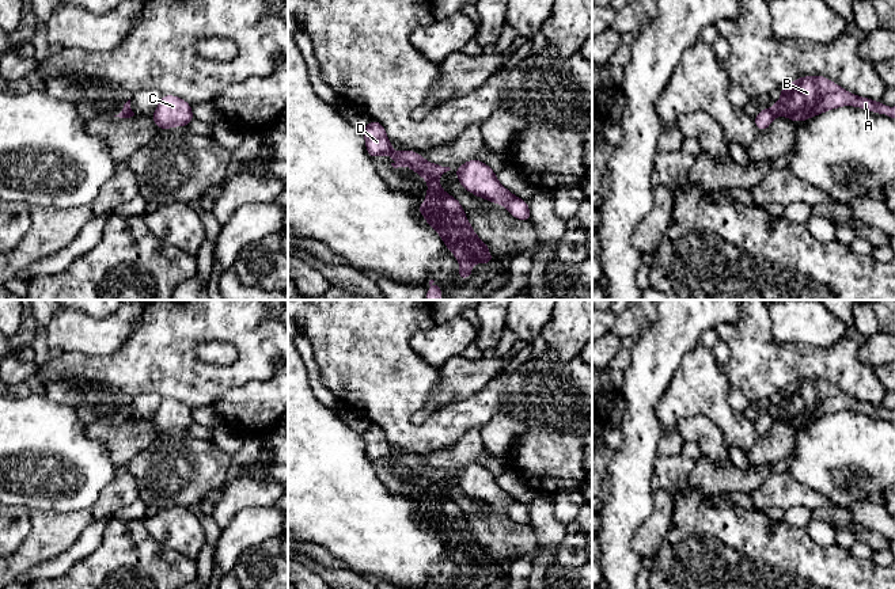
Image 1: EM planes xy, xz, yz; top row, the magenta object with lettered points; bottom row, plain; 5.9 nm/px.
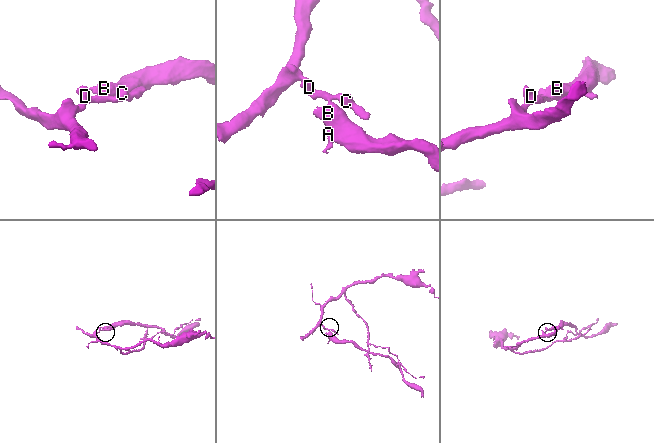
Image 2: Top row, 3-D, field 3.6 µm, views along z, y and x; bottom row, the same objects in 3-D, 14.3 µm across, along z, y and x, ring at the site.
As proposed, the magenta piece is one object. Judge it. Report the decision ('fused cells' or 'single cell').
fused cells

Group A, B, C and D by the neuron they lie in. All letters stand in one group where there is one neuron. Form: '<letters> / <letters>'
A B / C D

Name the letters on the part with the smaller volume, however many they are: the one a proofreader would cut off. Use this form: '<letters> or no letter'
A, B

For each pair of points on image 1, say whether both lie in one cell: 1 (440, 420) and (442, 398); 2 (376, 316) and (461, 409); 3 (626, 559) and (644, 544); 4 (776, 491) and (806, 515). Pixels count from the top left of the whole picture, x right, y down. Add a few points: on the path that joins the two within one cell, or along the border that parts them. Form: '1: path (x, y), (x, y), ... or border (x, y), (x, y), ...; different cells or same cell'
1: border (471, 394), (436, 407), (421, 422), (413, 421); different cells
2: path (376, 356), (390, 406), (421, 429); same cell
3: border (644, 520), (632, 539), (632, 546), (641, 557); different cells
4: border (810, 509), (792, 506), (785, 510); different cells

